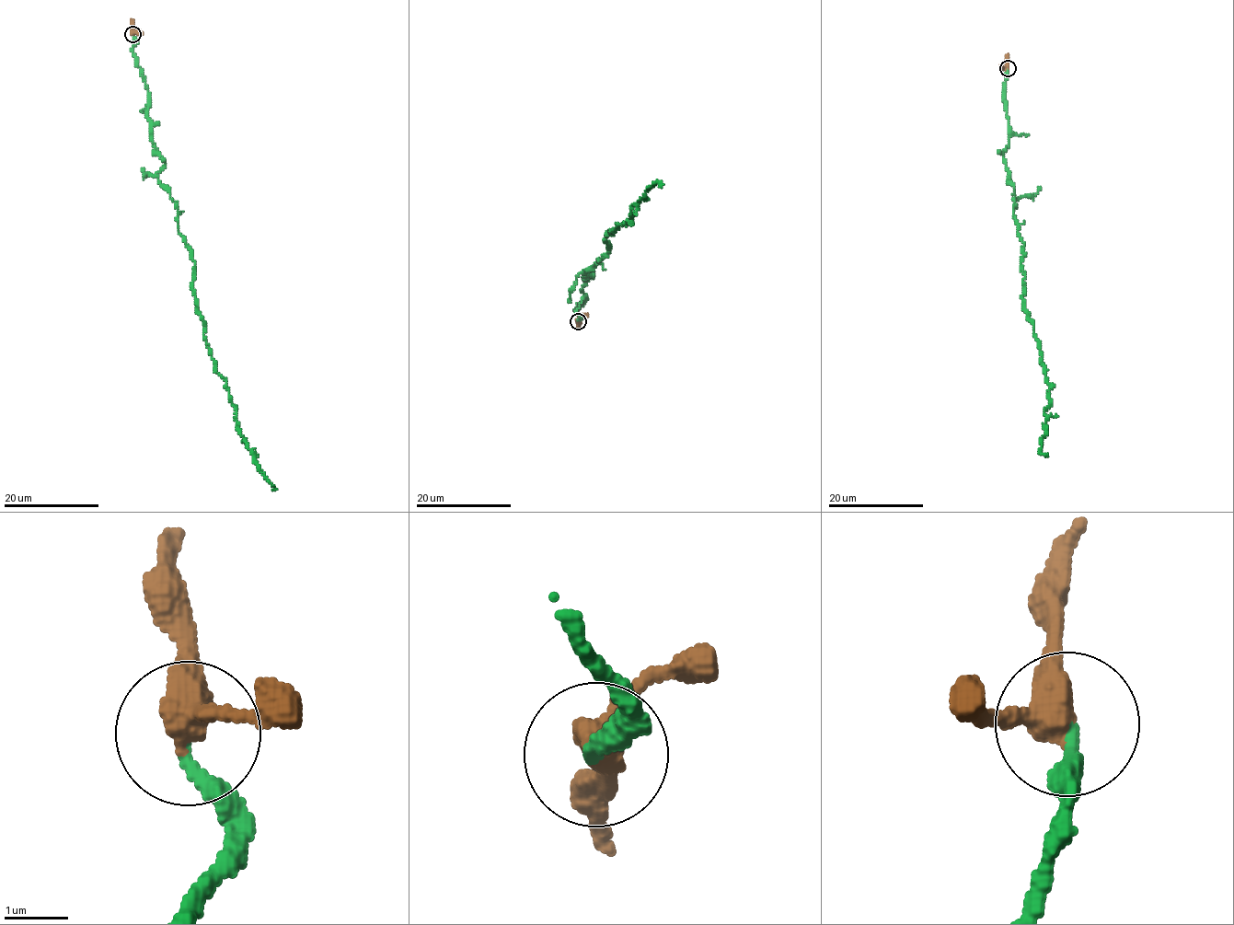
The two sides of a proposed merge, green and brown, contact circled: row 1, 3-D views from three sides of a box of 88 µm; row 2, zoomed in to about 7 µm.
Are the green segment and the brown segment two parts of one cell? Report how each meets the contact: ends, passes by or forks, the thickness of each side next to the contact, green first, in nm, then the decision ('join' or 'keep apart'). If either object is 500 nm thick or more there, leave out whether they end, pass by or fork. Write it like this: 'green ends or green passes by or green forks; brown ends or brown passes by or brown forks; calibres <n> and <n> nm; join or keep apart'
green ends; brown passes by; calibres 200 and 420 nm; join

